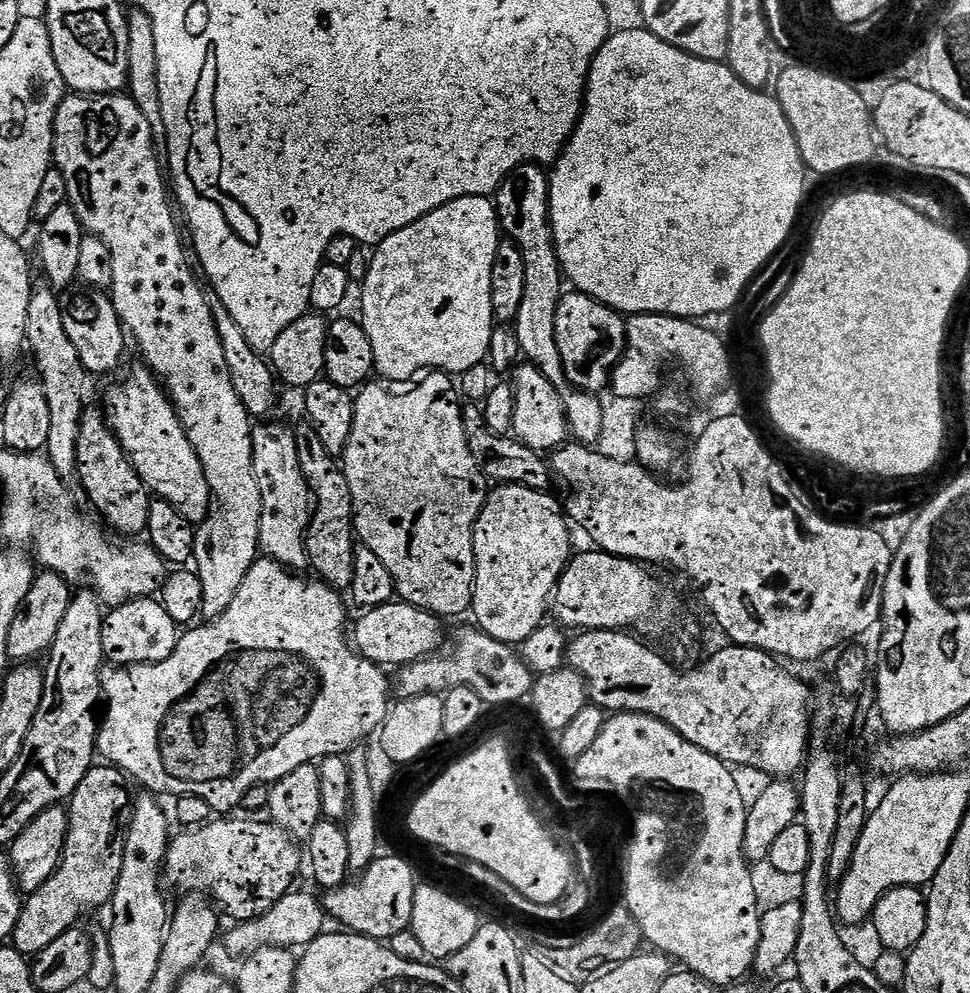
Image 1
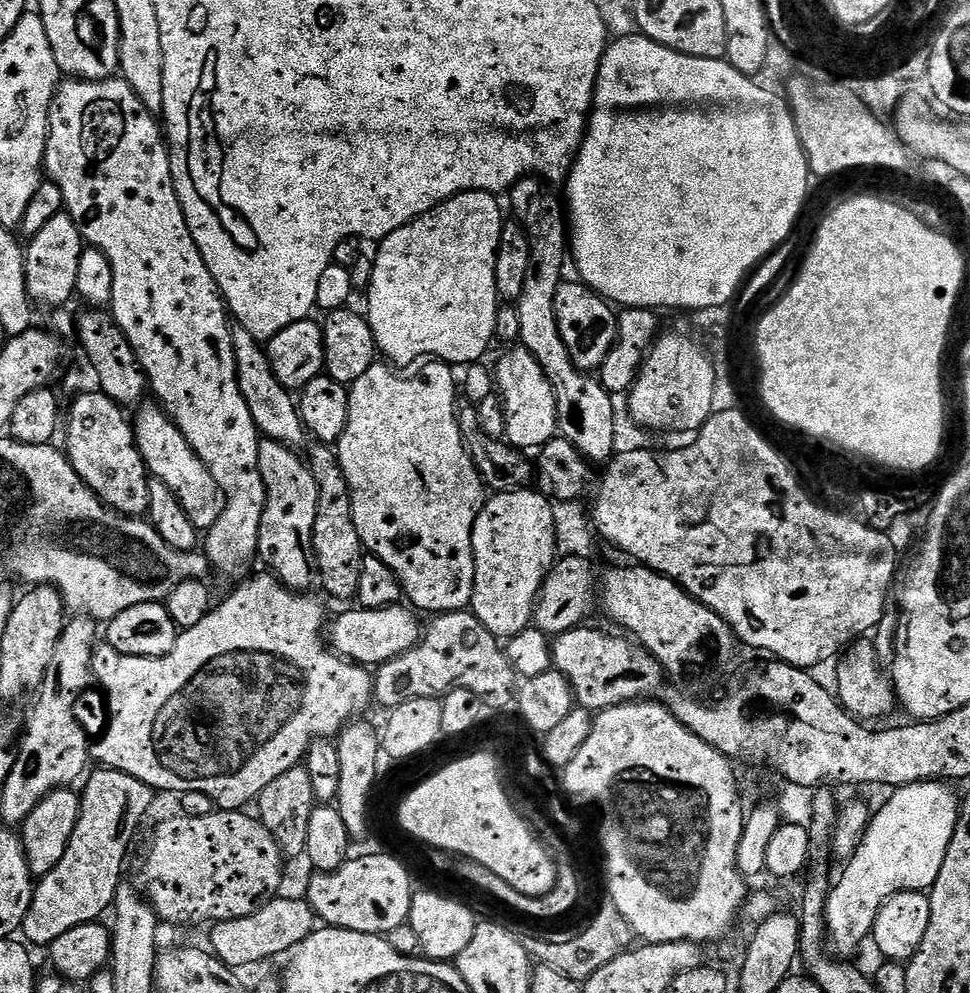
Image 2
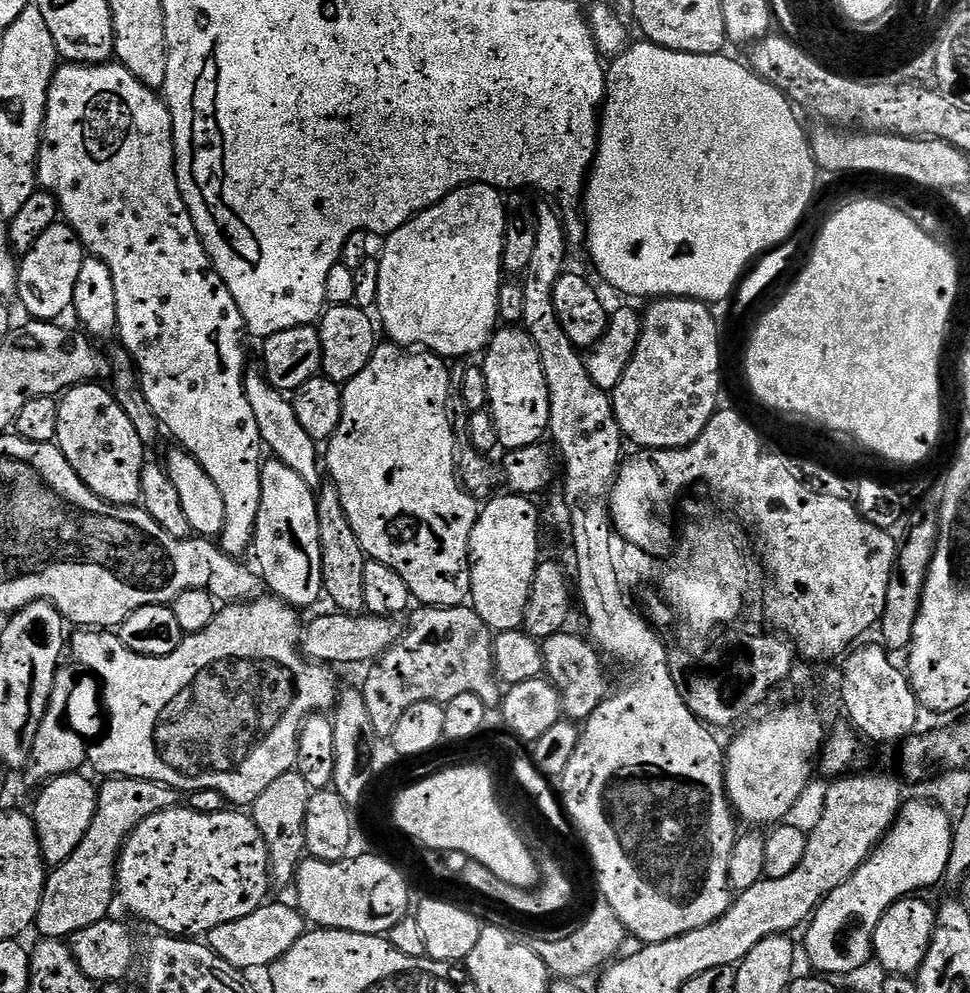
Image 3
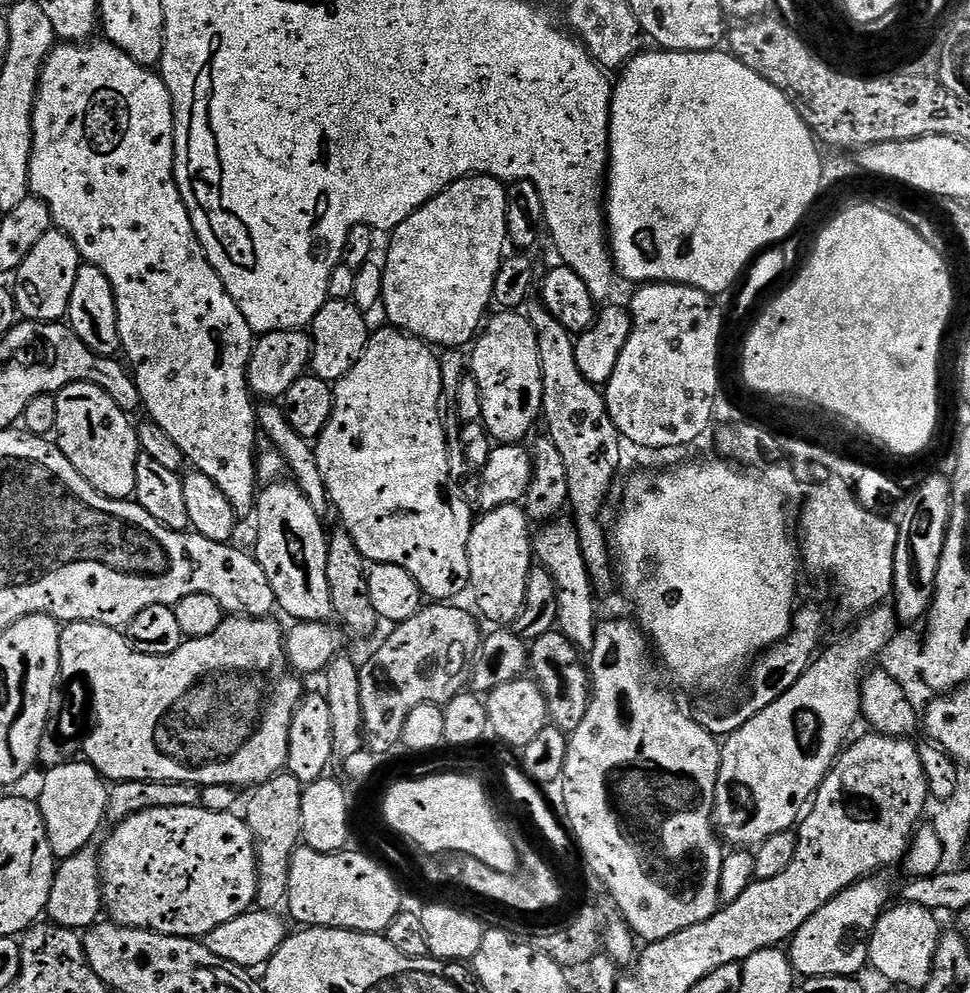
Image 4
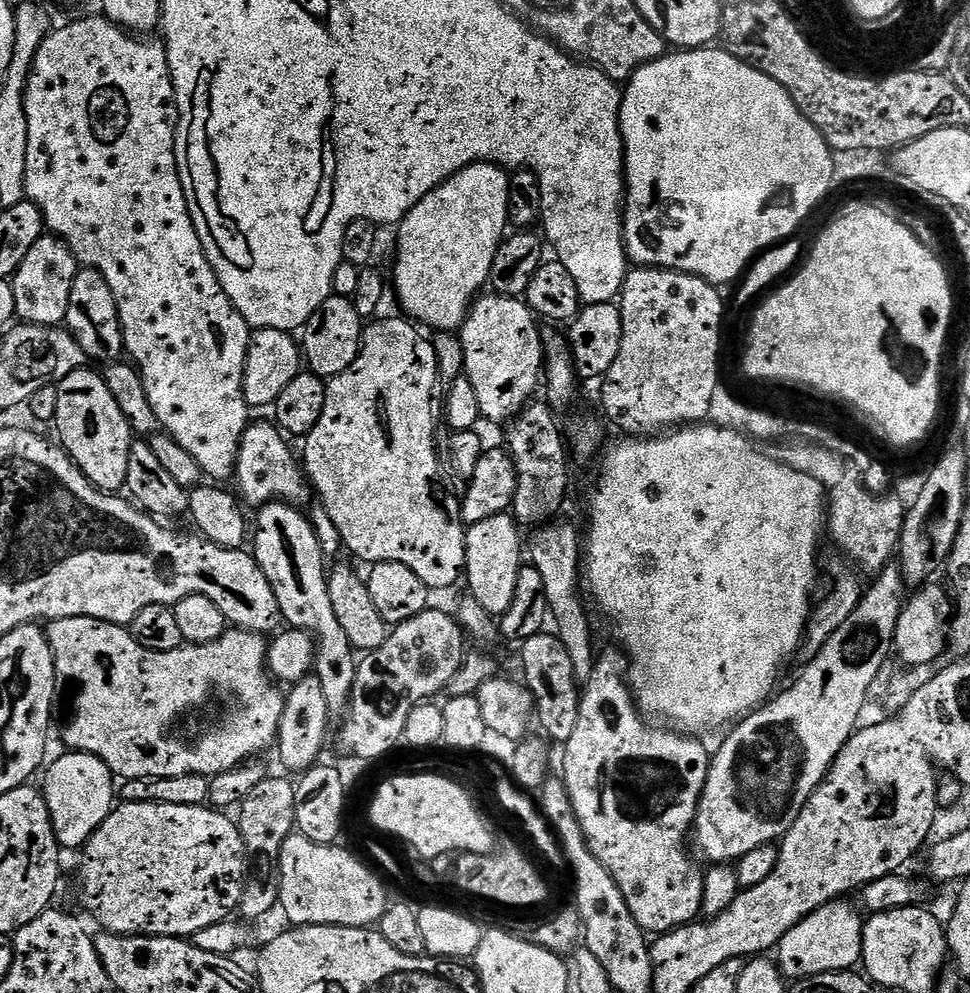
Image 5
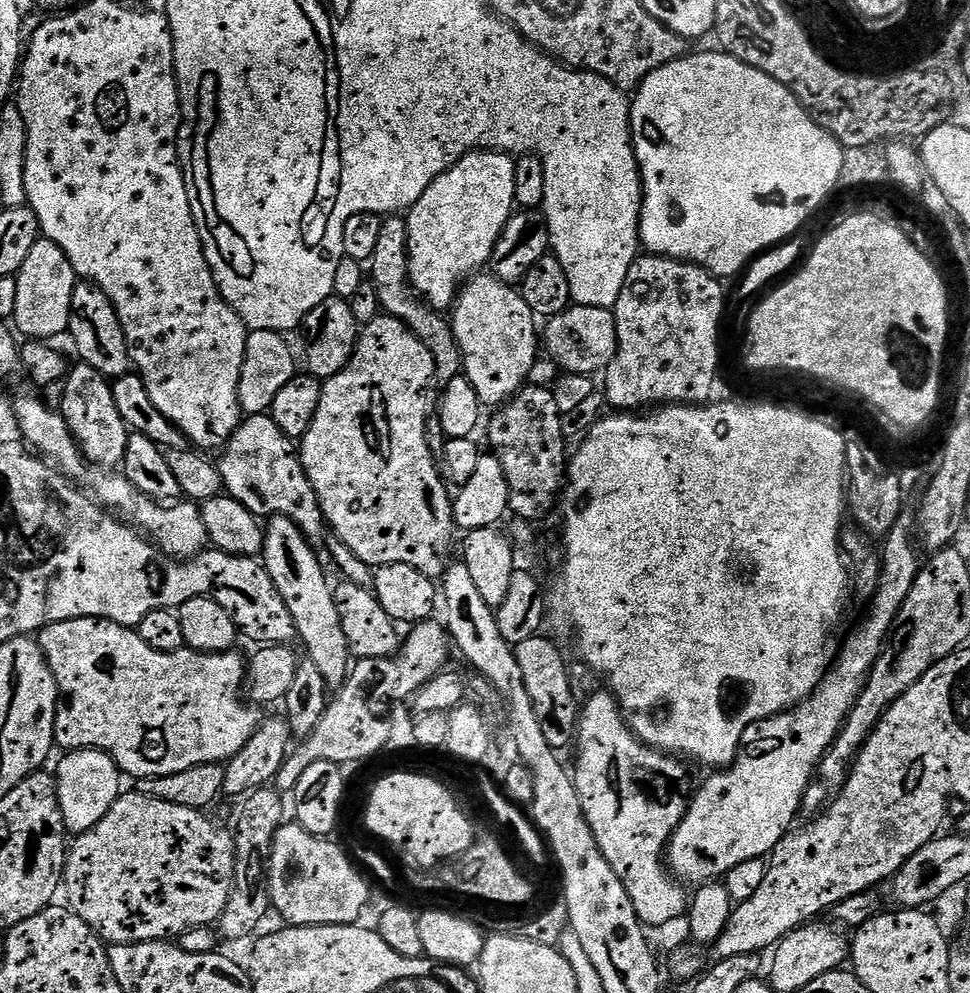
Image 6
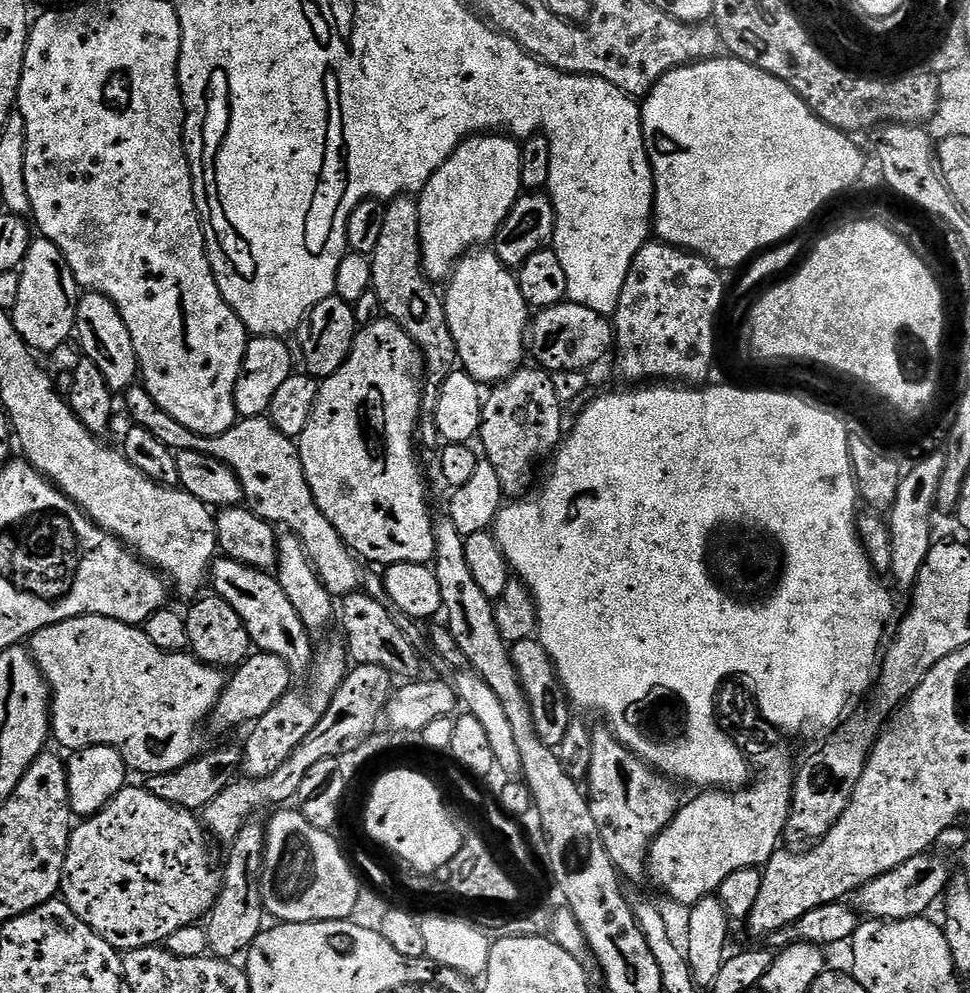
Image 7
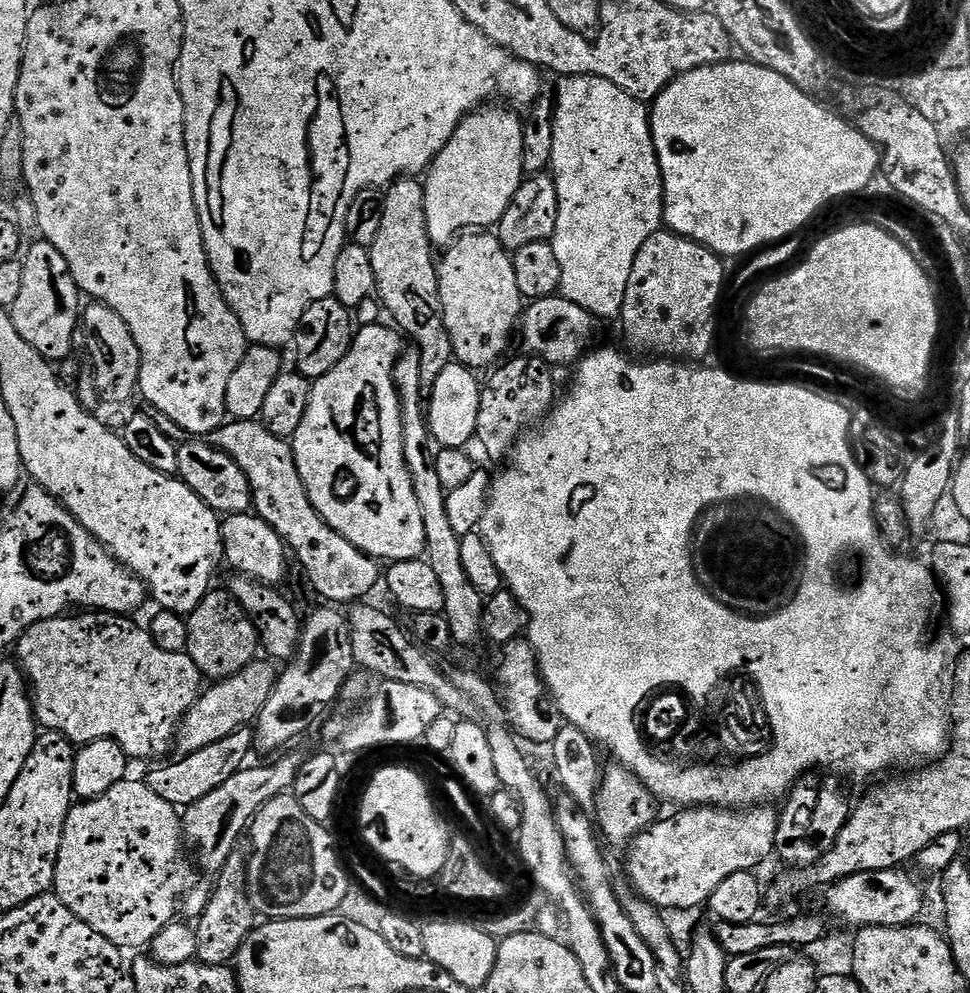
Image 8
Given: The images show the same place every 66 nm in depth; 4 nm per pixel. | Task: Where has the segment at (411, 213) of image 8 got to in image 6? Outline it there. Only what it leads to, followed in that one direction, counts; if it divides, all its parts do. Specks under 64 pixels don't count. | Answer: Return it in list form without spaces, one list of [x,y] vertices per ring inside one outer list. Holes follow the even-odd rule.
[[[392,214],[384,220],[380,238],[370,261],[370,280],[387,315],[398,317],[434,354],[436,379],[439,385],[449,384],[463,371],[463,356],[453,334],[451,323],[437,309],[429,307],[412,284],[408,272],[408,222],[403,215]]]

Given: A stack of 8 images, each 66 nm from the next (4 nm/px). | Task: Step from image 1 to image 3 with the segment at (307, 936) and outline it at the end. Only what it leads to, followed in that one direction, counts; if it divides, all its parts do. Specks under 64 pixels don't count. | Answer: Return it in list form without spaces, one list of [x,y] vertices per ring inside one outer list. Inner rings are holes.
[[[265,902],[261,908],[254,910],[254,914],[246,914],[246,918],[238,918],[235,922],[226,922],[207,933],[208,947],[218,954],[218,958],[230,962],[230,966],[235,968],[267,969],[278,958],[282,958],[282,954],[286,954],[286,950],[290,950],[290,946],[294,946],[294,942],[298,942],[298,938],[302,938],[306,931],[306,921],[300,915],[299,908],[291,903],[272,903]]]

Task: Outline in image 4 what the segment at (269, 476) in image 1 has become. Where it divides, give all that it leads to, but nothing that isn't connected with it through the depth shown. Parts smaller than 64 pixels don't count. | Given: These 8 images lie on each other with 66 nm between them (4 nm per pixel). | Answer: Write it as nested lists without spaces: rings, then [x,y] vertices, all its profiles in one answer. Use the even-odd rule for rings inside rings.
[[[272,482],[256,497],[256,560],[270,578],[279,611],[293,616],[293,621],[333,619],[330,582],[326,582],[326,558],[329,537],[324,536],[325,521],[314,512],[310,502],[295,483]]]

